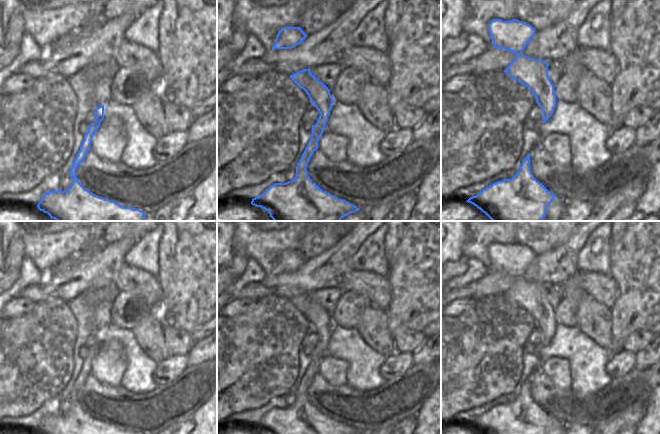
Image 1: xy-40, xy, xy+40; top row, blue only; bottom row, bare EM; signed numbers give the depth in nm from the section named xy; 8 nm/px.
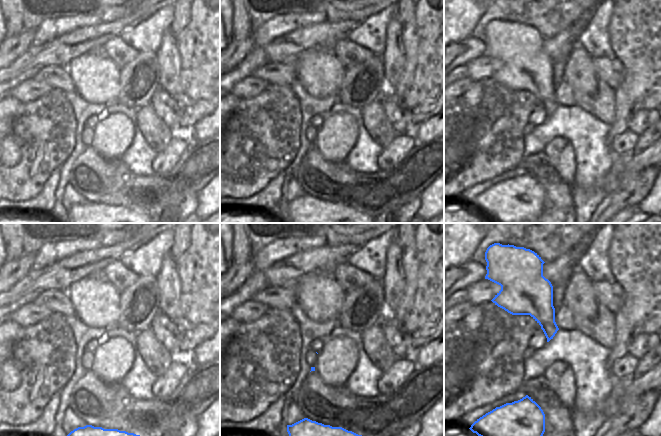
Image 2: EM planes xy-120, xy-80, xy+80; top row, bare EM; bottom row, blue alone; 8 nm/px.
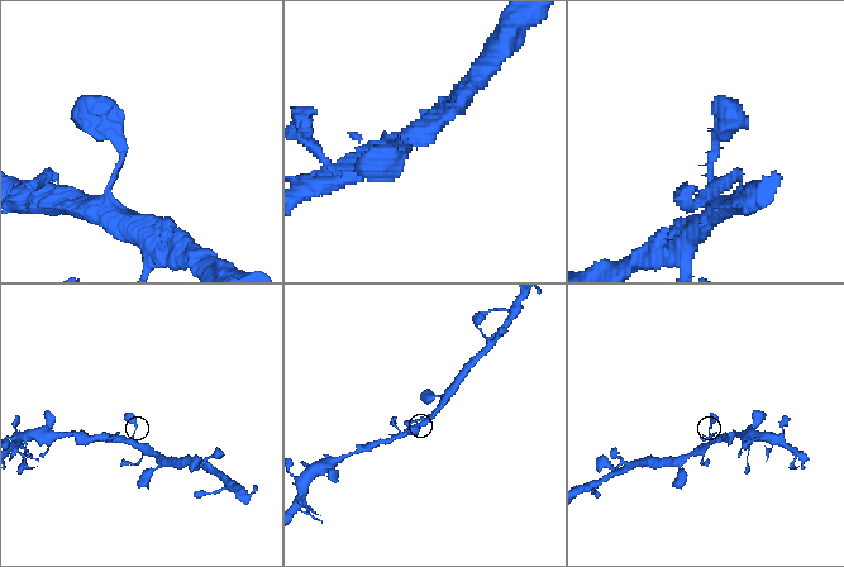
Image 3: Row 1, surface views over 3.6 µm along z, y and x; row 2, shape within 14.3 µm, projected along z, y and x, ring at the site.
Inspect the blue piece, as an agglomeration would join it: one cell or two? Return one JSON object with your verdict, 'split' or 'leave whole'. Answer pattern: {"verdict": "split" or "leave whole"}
{"verdict": "leave whole"}

